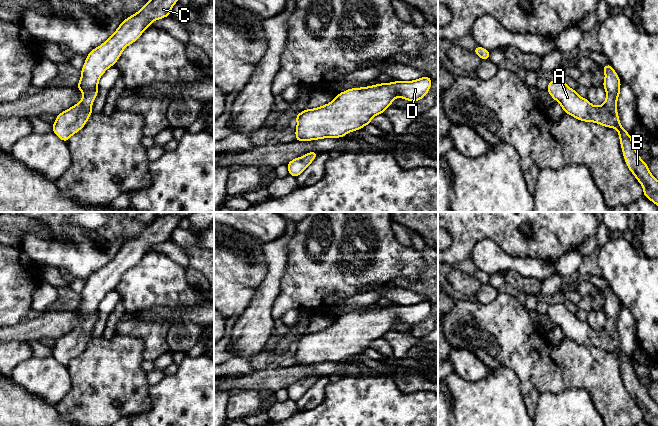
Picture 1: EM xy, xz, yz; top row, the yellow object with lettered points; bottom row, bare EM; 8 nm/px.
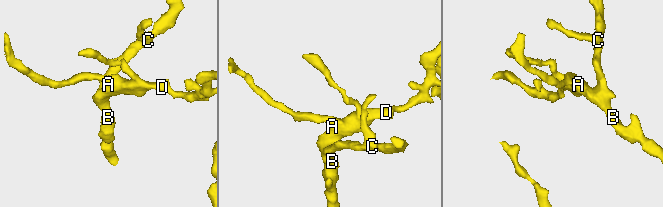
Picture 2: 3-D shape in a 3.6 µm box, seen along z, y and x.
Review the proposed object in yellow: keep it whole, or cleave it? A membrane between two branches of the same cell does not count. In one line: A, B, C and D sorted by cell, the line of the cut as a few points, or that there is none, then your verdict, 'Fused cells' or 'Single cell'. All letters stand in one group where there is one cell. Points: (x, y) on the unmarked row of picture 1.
Groups: A B C D. No split. Single cell

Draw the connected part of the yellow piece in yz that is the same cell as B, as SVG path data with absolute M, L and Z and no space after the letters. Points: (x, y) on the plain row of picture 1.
M611 288L601 291L605 297L602 310L606 315L605 326L594 330L587 322L580 321L563 304L550 304L547 315L557 325L564 337L579 345L593 346L604 351L618 354L620 370L627 391L643 411L644 421L658 426L658 404L651 398L647 387L643 385L635 373L633 361L621 350L617 323L620 320L621 305Z

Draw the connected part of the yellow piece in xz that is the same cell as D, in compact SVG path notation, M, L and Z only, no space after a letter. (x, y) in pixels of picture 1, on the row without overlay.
M423 300L413 305L347 313L330 327L297 338L295 365L342 362L371 348L371 343L383 338L397 321L414 327L425 321L431 311L431 301Z

